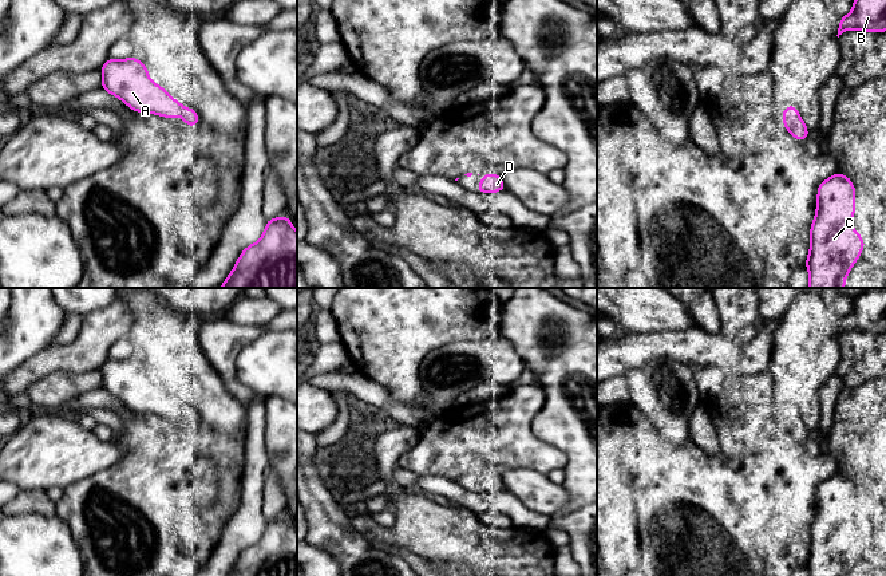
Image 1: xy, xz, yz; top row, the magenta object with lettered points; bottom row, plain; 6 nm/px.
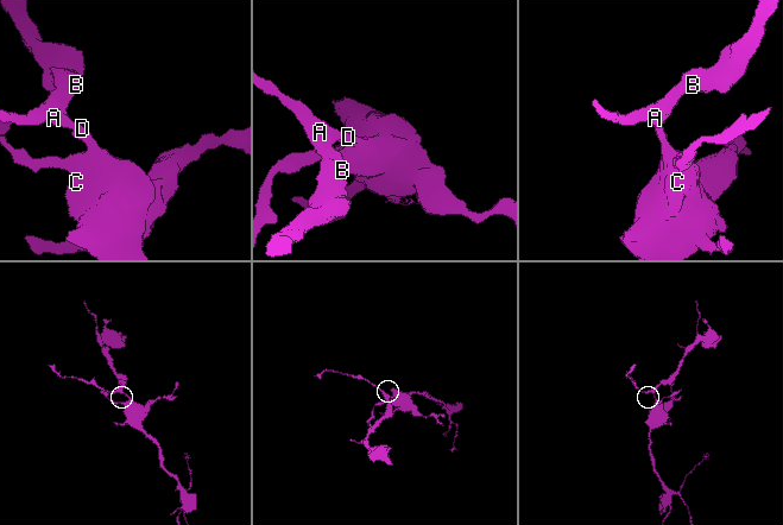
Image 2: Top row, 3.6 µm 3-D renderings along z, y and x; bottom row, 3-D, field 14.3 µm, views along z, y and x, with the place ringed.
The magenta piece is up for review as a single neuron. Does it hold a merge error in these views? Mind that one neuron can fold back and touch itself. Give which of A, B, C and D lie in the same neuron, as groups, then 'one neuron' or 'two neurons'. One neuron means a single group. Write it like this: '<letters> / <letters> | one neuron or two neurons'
A B C D | one neuron

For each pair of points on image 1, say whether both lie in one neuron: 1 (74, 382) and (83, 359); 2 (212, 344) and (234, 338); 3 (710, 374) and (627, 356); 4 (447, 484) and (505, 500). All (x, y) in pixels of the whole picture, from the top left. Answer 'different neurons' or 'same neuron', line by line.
1: different neurons
2: same neuron
3: different neurons
4: same neuron

